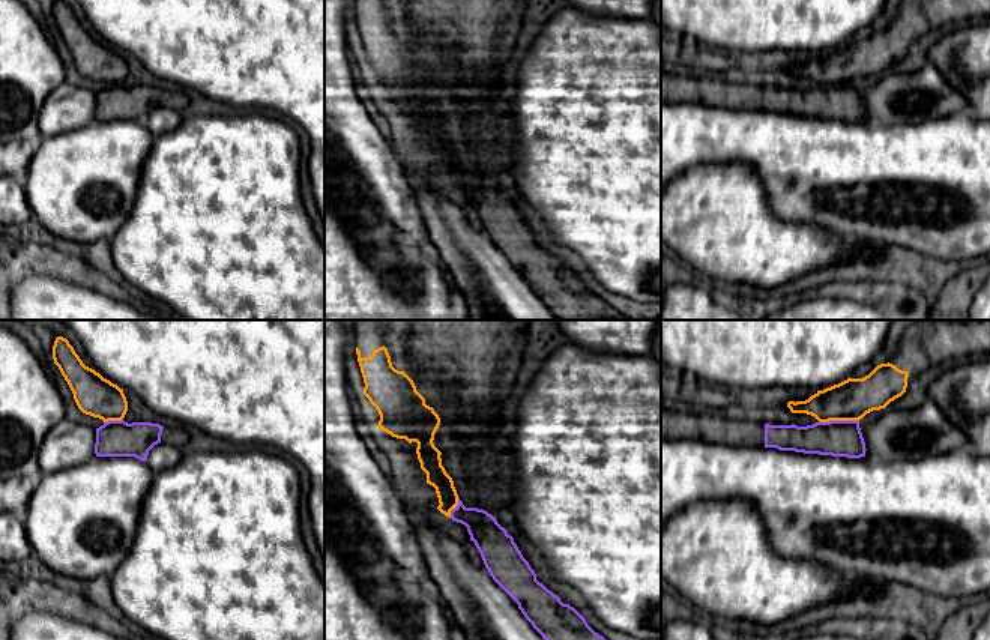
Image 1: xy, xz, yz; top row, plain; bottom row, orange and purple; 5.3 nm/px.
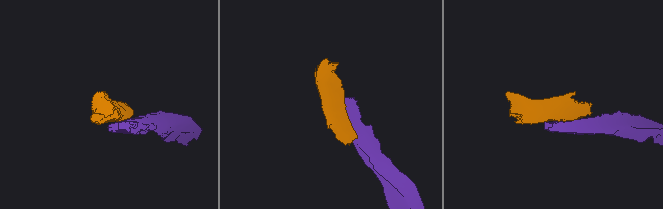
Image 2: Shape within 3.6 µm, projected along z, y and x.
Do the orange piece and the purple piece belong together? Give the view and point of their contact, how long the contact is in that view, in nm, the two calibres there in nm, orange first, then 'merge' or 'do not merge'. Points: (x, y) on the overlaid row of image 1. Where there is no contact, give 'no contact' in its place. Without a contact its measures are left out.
contact yz (839, 419); length 220 nm; calibres 220 and 190 nm; do not merge

